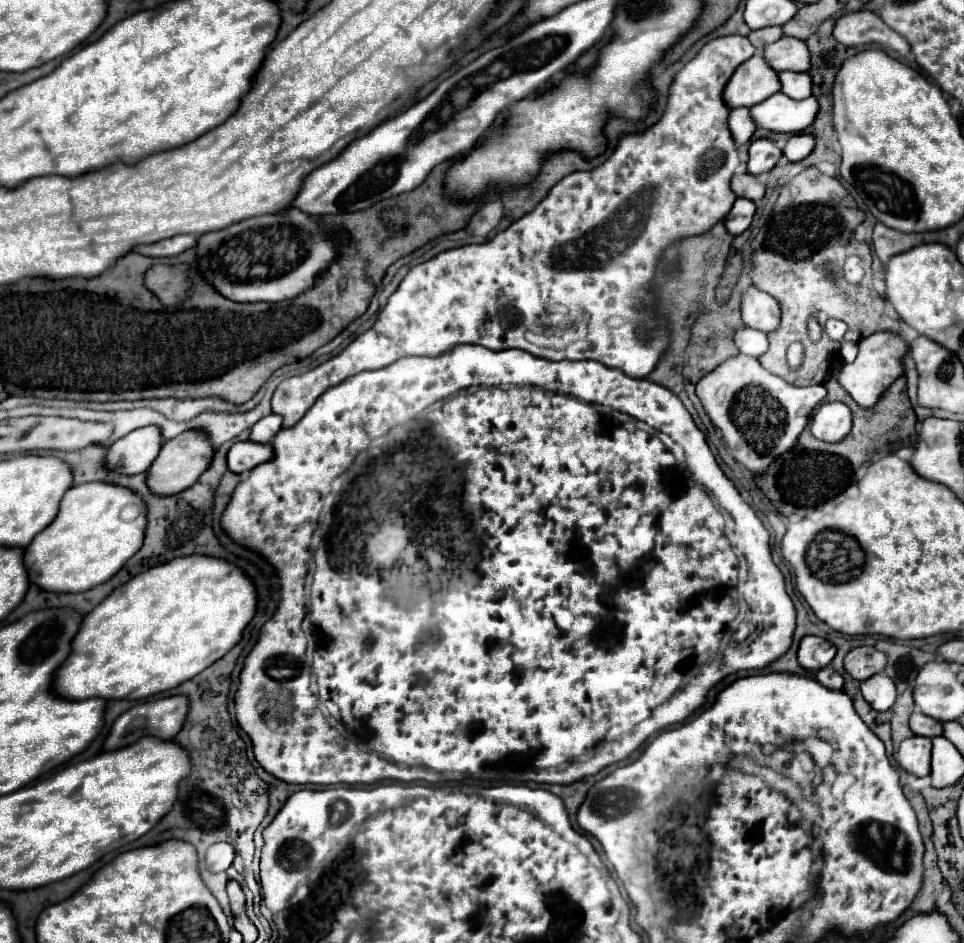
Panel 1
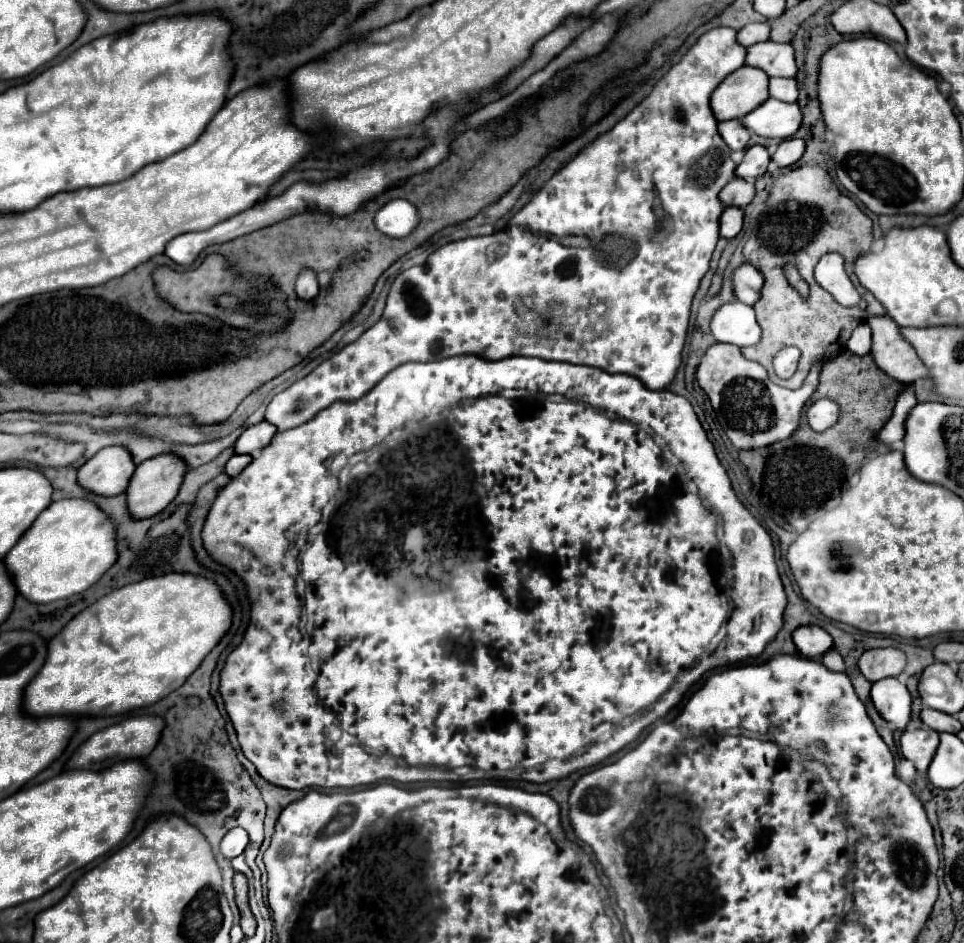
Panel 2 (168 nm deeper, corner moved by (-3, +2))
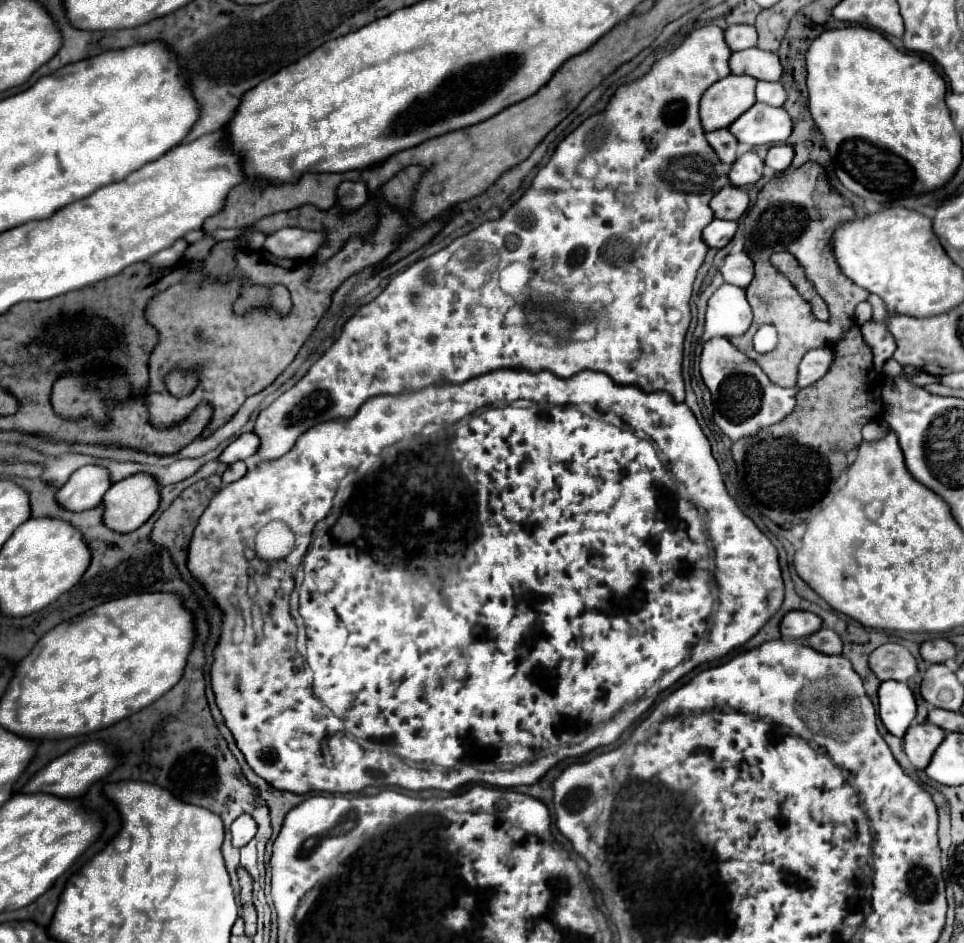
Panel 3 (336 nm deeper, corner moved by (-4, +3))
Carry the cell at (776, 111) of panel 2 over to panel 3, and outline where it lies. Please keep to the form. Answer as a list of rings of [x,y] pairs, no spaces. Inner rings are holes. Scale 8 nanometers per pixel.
[[[758,102],[730,126],[730,132],[748,146],[780,144],[792,134],[792,120],[786,108]]]

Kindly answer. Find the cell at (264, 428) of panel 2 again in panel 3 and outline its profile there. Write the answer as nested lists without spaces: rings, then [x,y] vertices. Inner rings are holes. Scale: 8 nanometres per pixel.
[[[244,432],[222,452],[222,456],[218,460],[222,460],[222,464],[230,464],[236,460],[250,460],[258,452],[258,448],[260,448],[258,434],[256,432]]]

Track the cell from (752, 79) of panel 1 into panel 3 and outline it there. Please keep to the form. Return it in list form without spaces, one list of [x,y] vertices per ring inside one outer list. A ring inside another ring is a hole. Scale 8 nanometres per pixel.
[[[730,74],[712,84],[700,100],[700,118],[706,132],[728,128],[748,108],[756,104],[756,84],[752,76]]]

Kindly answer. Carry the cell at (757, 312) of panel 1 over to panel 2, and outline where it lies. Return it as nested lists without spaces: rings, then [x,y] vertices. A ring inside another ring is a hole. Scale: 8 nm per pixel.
[[[745,261],[733,271],[731,279],[733,279],[733,289],[735,289],[737,299],[747,305],[755,305],[763,287],[761,273],[757,273],[757,269],[753,269],[753,265]]]

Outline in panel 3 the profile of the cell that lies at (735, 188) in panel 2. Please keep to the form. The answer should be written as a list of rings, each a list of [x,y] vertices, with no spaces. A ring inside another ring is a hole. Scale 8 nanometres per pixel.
[[[726,186],[714,194],[714,198],[710,200],[710,208],[714,210],[716,218],[738,220],[748,208],[748,194],[742,188]]]

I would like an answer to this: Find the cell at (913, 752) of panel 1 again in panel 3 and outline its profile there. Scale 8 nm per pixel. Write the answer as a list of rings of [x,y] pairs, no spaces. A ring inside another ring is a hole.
[[[930,722],[914,724],[908,728],[902,742],[904,742],[906,756],[918,770],[924,770],[930,764],[930,758],[936,752],[936,748],[940,746],[940,742],[944,740],[944,734],[946,732],[942,732],[942,728]]]

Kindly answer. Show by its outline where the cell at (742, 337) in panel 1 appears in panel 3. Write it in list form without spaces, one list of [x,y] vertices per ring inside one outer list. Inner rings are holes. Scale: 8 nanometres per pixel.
[[[722,284],[708,300],[704,340],[734,338],[746,334],[752,324],[752,308],[742,288]]]

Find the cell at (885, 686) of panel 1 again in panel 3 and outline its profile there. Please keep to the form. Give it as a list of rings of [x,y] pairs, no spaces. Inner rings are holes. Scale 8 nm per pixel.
[[[898,680],[882,682],[878,688],[878,712],[888,732],[902,738],[916,716],[916,700],[912,690]]]

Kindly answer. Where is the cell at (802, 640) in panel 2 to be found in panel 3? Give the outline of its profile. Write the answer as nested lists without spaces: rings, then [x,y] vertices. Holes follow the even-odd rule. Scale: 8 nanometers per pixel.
[[[788,612],[780,624],[780,632],[784,638],[808,638],[822,628],[822,620],[812,612]]]

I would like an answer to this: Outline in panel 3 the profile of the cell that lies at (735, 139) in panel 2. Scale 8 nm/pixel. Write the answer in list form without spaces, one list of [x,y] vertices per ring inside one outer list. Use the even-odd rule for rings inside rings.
[[[720,128],[720,130],[708,132],[706,140],[710,142],[712,148],[716,148],[716,152],[718,152],[722,162],[732,164],[738,158],[738,140],[734,138],[734,134],[730,134],[728,128]]]

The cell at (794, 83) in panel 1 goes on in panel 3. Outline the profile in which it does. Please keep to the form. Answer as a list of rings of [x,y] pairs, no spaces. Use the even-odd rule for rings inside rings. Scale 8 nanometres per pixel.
[[[758,82],[756,98],[758,98],[758,102],[766,102],[770,106],[784,106],[786,90],[780,82]]]

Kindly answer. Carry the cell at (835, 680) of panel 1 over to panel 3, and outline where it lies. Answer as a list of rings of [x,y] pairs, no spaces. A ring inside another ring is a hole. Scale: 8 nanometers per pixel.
[[[822,628],[822,630],[818,630],[818,634],[814,634],[814,636],[810,636],[810,638],[806,638],[806,640],[802,640],[804,644],[808,644],[808,646],[812,646],[814,650],[818,650],[818,652],[822,652],[822,654],[828,654],[828,656],[838,656],[838,654],[842,654],[842,640],[840,640],[840,636],[838,634],[834,634],[830,628]]]

